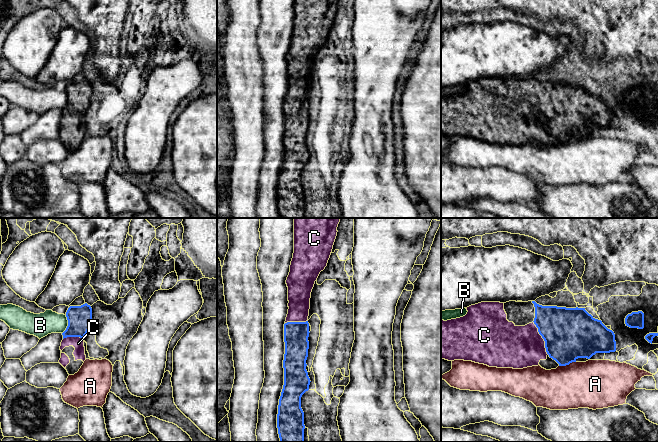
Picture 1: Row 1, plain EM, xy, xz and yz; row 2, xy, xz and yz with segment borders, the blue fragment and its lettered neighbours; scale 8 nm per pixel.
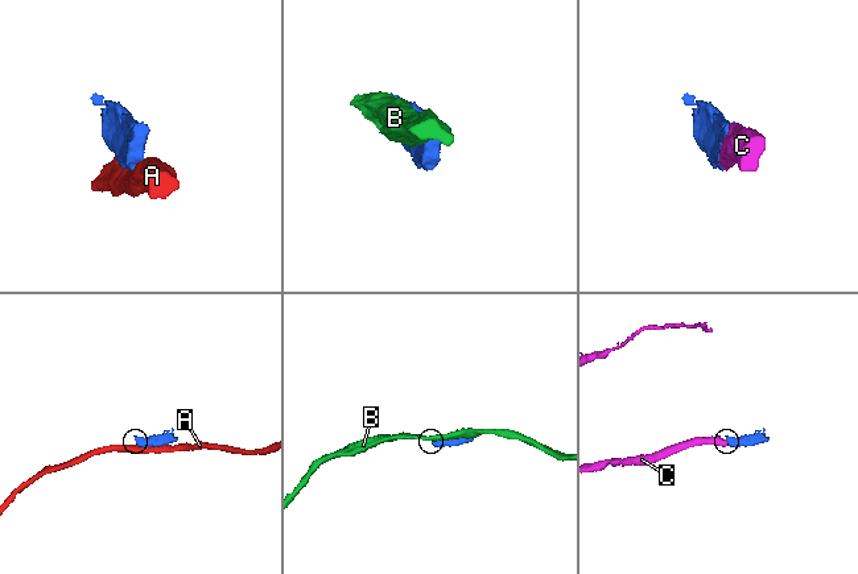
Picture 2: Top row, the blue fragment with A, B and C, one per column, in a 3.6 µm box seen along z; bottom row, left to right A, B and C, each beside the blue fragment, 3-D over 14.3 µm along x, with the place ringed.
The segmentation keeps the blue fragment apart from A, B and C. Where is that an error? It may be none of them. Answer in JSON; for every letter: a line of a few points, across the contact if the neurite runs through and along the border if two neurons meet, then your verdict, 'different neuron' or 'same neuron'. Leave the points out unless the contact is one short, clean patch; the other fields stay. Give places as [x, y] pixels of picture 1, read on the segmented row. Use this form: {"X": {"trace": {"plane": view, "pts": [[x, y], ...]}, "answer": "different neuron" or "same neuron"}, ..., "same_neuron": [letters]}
{"A": {"answer": "different neuron"}, "B": {"answer": "different neuron"}, "C": {"trace": {"plane": "yz", "pts": [[569, 333], [550, 333], [542, 337], [525, 346], [517, 347]]}, "answer": "same neuron"}, "same_neuron": ["C"]}

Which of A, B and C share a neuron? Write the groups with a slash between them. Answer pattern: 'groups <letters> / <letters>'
groups A / B / C

